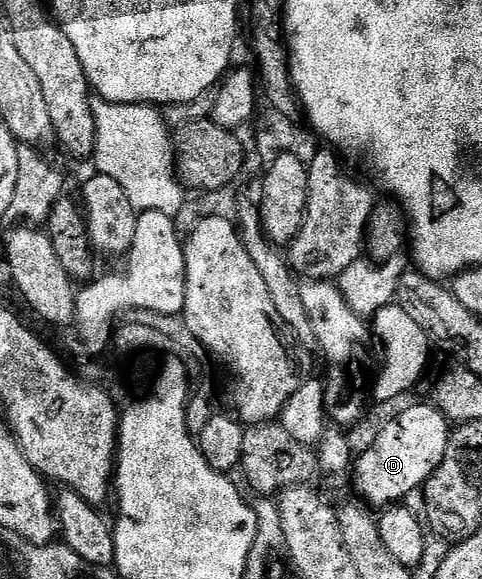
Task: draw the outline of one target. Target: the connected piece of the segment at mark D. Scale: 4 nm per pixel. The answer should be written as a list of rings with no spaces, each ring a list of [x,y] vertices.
[[[432,403],[408,406],[395,421],[388,422],[379,431],[378,438],[359,457],[357,454],[352,465],[357,496],[371,507],[390,507],[405,502],[405,497],[417,489],[419,492],[440,467],[451,432],[451,422]]]

